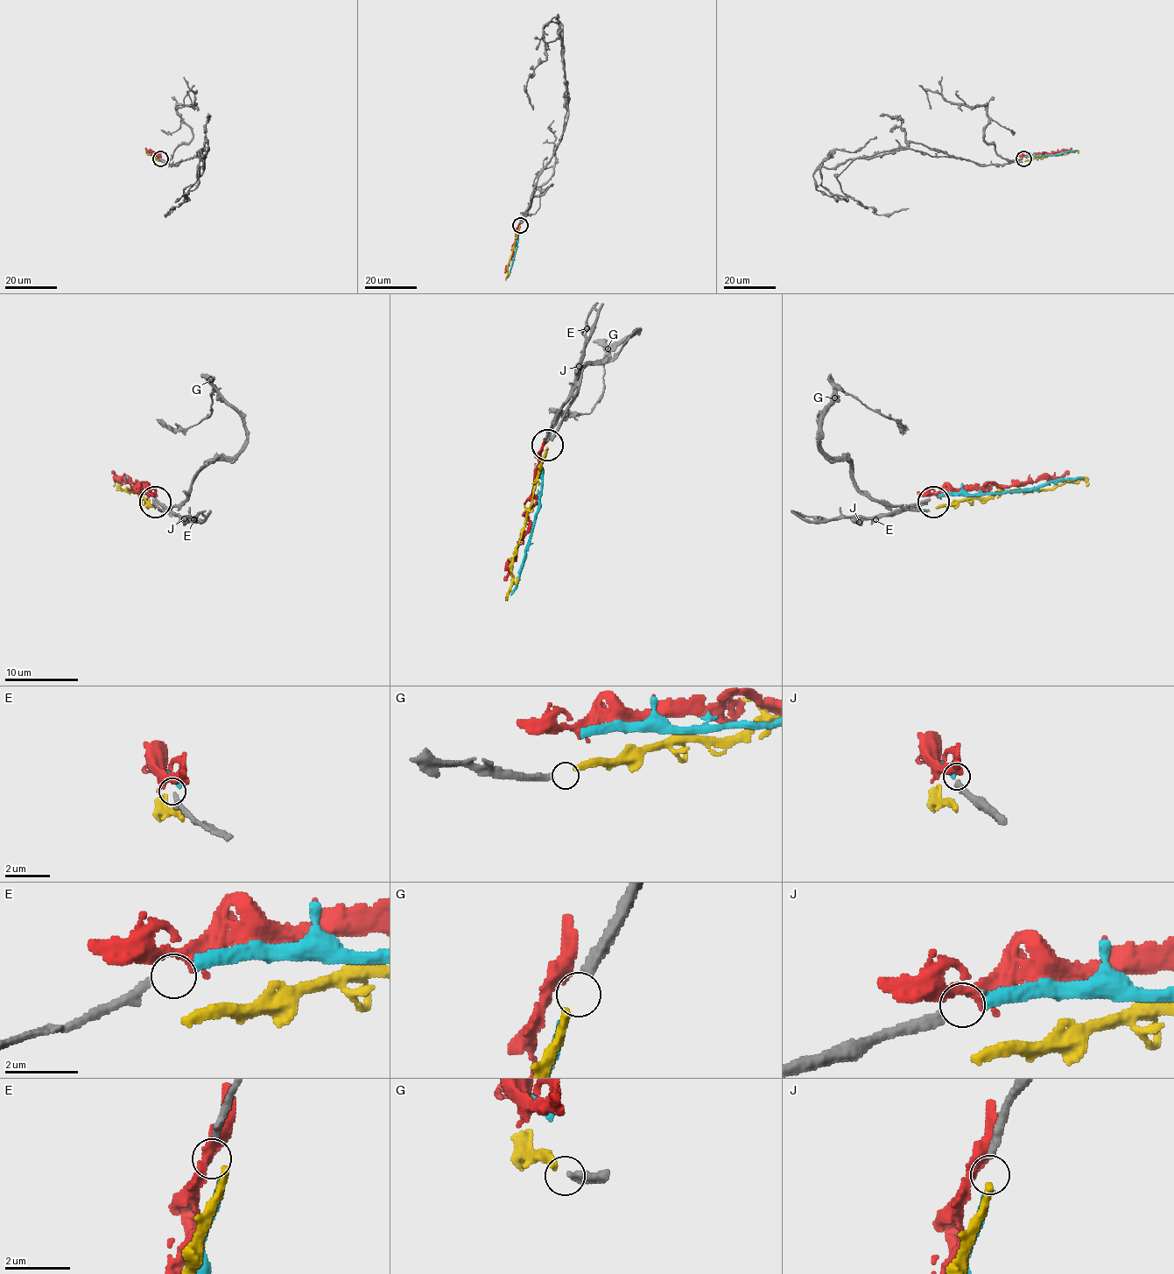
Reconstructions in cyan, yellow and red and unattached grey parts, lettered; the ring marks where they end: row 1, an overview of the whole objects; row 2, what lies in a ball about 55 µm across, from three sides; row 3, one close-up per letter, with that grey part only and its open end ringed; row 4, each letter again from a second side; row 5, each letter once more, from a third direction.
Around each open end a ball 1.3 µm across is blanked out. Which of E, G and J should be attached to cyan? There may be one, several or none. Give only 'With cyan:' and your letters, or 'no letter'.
With cyan: J

